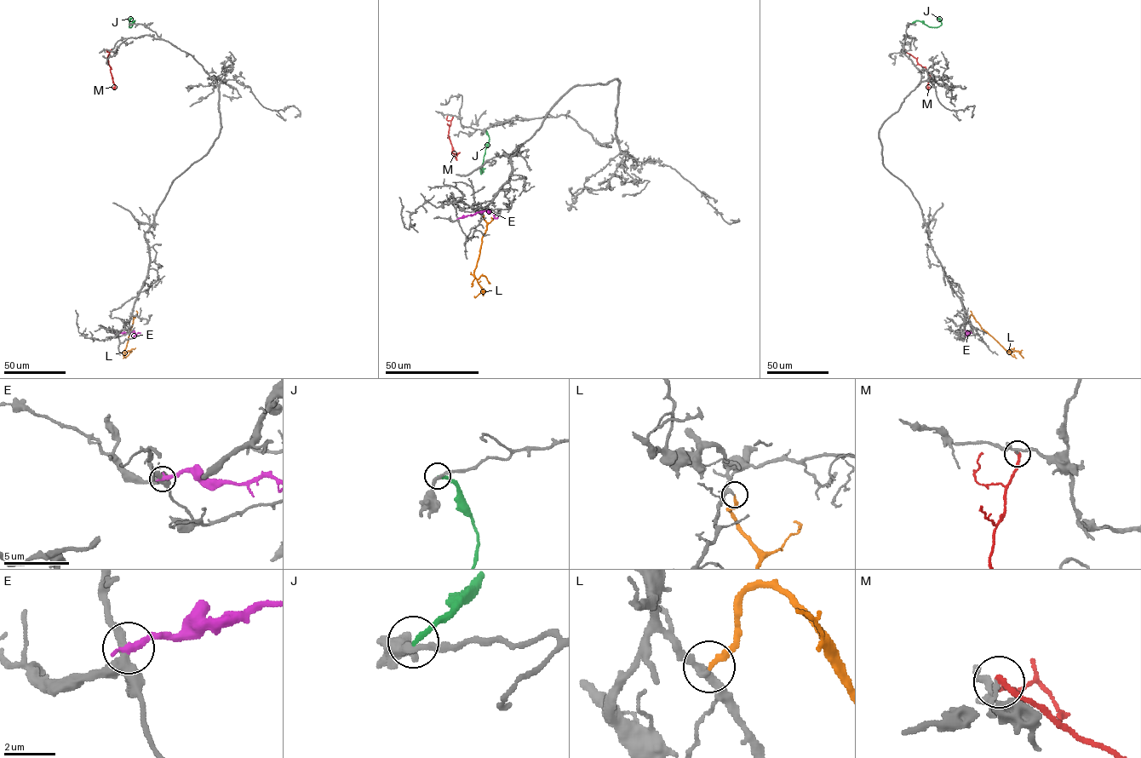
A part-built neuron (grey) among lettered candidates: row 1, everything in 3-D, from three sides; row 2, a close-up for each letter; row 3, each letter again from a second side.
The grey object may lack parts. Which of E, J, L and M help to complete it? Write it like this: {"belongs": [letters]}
{"belongs": ["L"]}

